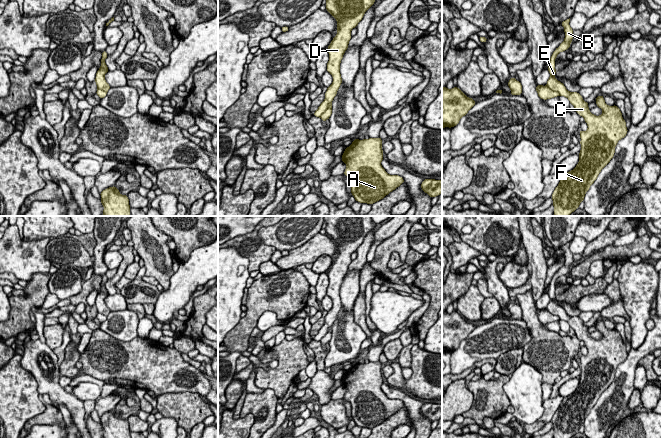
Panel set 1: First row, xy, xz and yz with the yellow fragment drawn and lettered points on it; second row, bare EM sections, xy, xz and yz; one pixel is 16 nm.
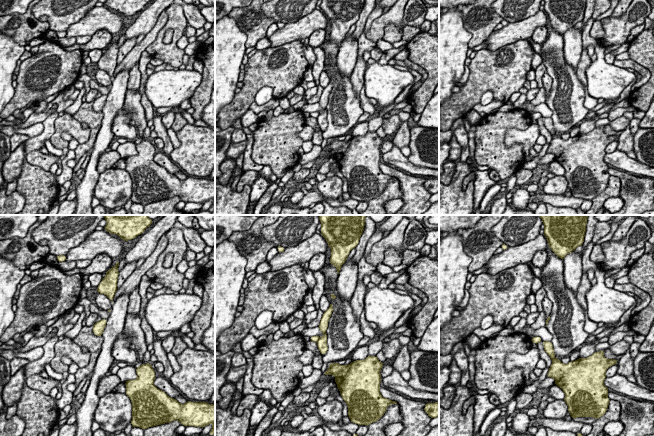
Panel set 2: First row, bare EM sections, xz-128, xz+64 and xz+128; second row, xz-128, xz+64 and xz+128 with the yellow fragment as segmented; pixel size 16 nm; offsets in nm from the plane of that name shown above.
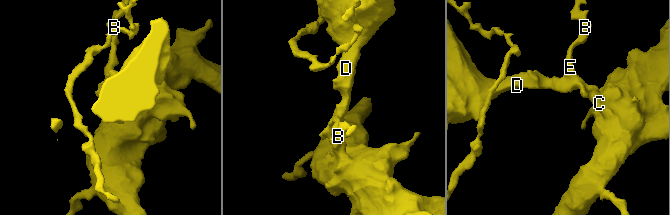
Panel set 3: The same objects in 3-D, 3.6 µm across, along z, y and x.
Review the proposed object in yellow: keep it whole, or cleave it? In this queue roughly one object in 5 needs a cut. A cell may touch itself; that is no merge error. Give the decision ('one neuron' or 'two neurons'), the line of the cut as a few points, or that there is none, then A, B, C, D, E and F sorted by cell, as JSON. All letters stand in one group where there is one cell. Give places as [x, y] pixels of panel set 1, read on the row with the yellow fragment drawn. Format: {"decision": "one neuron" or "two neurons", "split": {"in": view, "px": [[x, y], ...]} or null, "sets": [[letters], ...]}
{"decision": "one neuron", "split": null, "sets": [["A", "B", "C", "D", "E", "F"]]}

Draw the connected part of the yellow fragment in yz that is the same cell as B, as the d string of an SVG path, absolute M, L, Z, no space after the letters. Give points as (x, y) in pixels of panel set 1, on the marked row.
M570 18L561 23L565 30L565 38L550 58L548 66L550 78L547 85L536 86L538 96L543 100L557 96L567 97L588 126L586 131L579 130L581 150L578 164L573 170L563 173L562 179L552 194L554 216L569 216L579 208L590 186L613 158L618 141L628 132L626 122L616 105L607 105L604 97L599 95L595 99L596 105L602 109L603 113L596 116L590 112L589 103L585 102L578 92L569 92L564 84L554 77L557 55L570 48L572 43L573 29L569 22Z

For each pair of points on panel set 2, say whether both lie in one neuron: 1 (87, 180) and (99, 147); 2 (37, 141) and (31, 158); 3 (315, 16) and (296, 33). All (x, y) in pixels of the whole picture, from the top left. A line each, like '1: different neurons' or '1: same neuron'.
1: same neuron
2: different neurons
3: same neuron

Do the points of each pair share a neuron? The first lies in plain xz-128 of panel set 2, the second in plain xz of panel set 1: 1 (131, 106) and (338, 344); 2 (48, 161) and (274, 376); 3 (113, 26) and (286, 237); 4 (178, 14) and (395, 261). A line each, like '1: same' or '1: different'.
1: different
2: same
3: different
4: different

